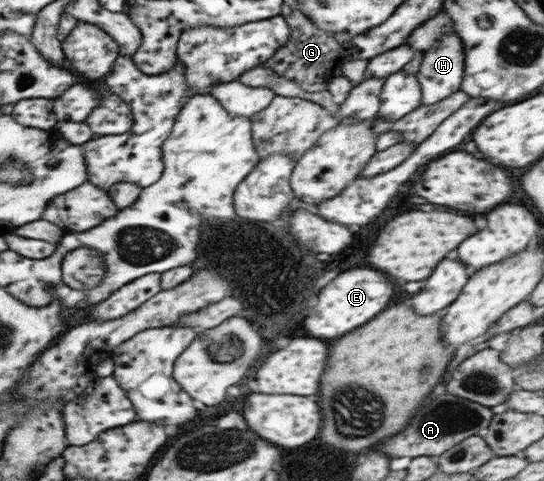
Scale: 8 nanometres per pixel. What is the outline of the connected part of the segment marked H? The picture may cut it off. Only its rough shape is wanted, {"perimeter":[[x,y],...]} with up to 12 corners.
{"perimeter":[[454,32],[422,55],[420,106],[460,90],[464,46]]}

